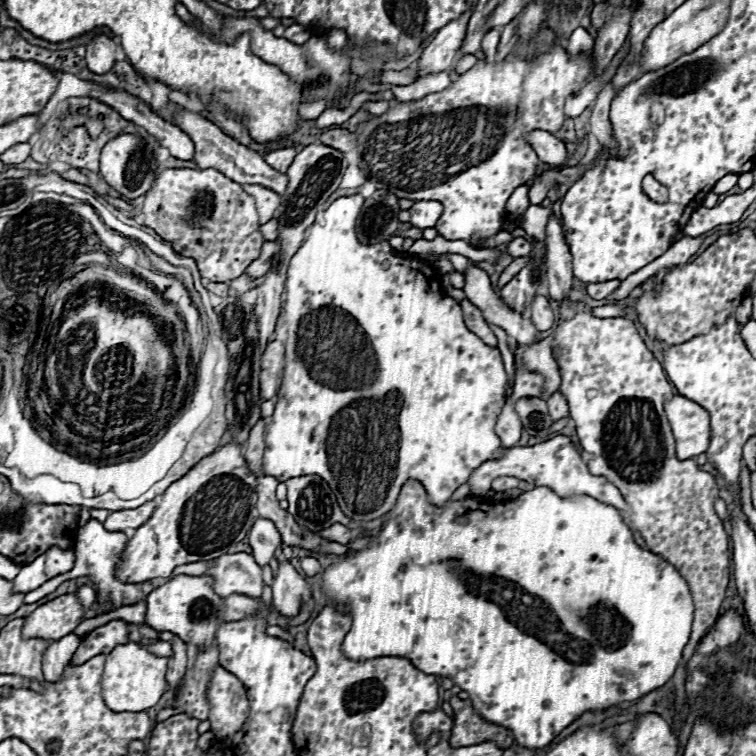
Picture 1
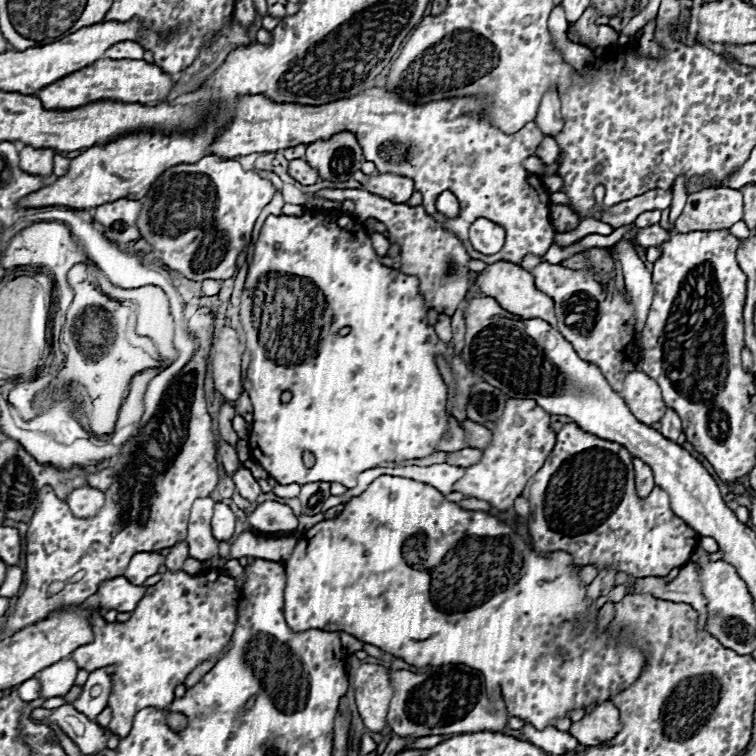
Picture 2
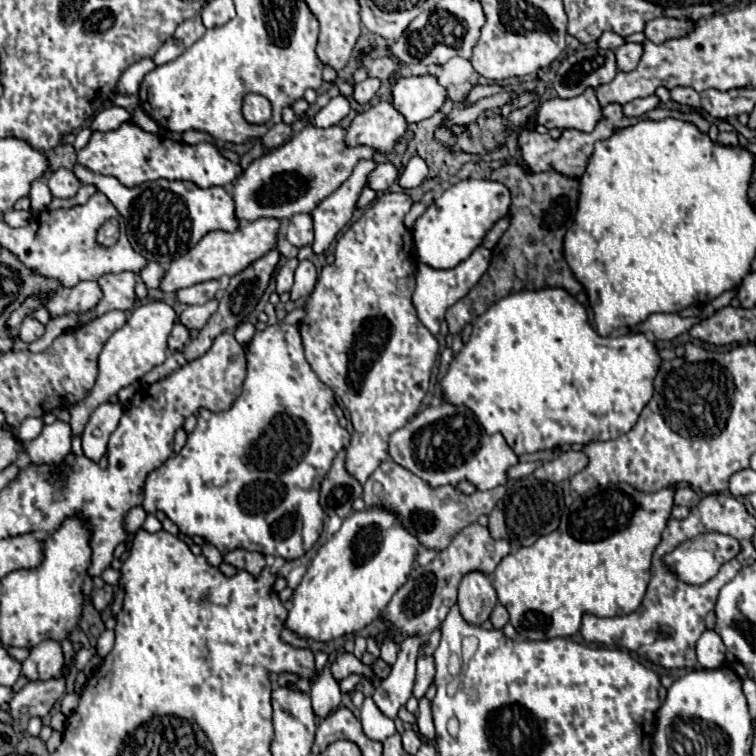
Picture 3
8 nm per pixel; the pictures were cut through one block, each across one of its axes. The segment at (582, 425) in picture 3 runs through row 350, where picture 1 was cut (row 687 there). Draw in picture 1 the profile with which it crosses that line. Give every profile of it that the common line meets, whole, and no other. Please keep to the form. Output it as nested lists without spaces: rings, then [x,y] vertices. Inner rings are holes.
[[[408,480],[400,490],[394,508],[384,516],[382,530],[376,536],[370,536],[368,546],[342,556],[324,572],[320,572],[320,590],[328,602],[348,606],[352,614],[352,628],[342,644],[342,652],[348,660],[360,662],[380,656],[406,656],[424,674],[452,678],[456,686],[468,692],[472,706],[484,720],[508,728],[514,734],[514,740],[530,750],[548,746],[584,712],[604,712],[612,706],[620,706],[622,702],[634,702],[644,694],[664,686],[672,678],[682,658],[682,650],[690,638],[694,612],[692,596],[686,580],[674,570],[672,564],[662,560],[658,554],[642,550],[634,542],[632,530],[622,522],[622,516],[616,508],[592,500],[590,496],[562,498],[546,486],[522,492],[516,500],[486,504],[486,512],[482,512],[480,504],[480,498],[466,496],[462,500],[448,500],[444,506],[434,506],[428,502],[424,486],[418,480]],[[596,606],[602,606],[602,620],[592,620],[590,630],[588,616]]]

